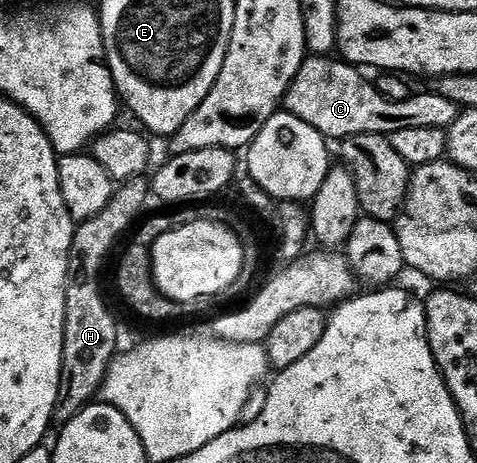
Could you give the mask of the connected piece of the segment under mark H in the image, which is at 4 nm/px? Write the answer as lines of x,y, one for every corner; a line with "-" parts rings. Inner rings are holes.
144,178
122,182
114,190
107,209
103,209
103,213
99,213
94,219
82,222
74,230
69,254
69,287
65,290
63,369
57,407
53,411
54,424
69,423
100,396
109,364
118,354
117,319
109,312
109,307
101,296
101,270
104,269
113,246
120,241
121,234
138,222
137,214
144,209
148,199
151,199
151,187

